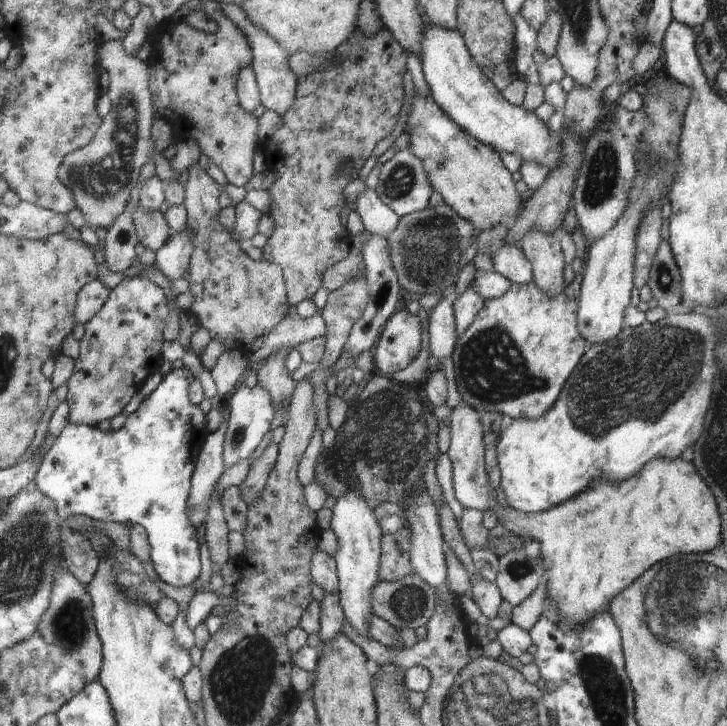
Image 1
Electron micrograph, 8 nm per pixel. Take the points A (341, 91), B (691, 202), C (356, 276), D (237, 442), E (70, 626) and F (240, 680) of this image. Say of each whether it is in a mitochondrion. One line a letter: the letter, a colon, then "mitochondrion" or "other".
A: mitochondrion
B: other
C: other
D: mitochondrion
E: mitochondrion
F: mitochondrion

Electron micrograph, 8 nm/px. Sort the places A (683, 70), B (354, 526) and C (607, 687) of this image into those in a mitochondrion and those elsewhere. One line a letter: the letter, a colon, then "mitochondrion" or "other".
A: other
B: other
C: mitochondrion

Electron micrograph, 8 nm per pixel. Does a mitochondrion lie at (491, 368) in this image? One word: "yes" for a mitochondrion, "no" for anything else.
yes

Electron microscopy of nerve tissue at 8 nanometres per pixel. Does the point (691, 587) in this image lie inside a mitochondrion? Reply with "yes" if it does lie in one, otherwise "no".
yes

